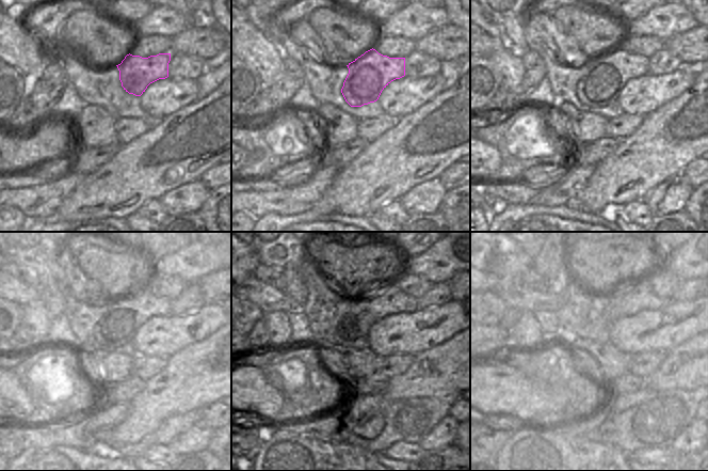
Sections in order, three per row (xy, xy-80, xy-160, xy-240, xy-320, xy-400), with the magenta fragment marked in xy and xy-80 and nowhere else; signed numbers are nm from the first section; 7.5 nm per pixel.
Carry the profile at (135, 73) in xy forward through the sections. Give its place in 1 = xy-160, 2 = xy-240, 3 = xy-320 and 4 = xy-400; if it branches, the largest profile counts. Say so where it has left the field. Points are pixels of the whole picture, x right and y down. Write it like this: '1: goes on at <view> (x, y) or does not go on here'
1: goes on at xy-160 (605, 76)
2: goes on at xy-240 (126, 314)
3: goes on at xy-320 (355, 324)
4: goes on at xy-400 (636, 296)

